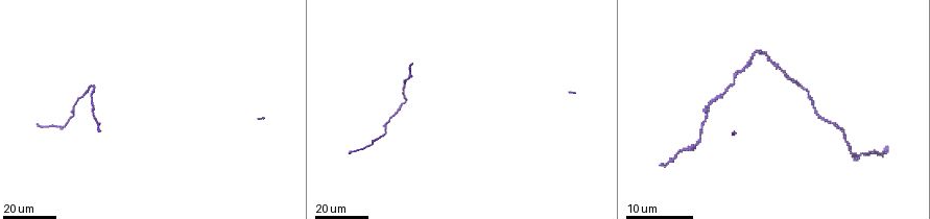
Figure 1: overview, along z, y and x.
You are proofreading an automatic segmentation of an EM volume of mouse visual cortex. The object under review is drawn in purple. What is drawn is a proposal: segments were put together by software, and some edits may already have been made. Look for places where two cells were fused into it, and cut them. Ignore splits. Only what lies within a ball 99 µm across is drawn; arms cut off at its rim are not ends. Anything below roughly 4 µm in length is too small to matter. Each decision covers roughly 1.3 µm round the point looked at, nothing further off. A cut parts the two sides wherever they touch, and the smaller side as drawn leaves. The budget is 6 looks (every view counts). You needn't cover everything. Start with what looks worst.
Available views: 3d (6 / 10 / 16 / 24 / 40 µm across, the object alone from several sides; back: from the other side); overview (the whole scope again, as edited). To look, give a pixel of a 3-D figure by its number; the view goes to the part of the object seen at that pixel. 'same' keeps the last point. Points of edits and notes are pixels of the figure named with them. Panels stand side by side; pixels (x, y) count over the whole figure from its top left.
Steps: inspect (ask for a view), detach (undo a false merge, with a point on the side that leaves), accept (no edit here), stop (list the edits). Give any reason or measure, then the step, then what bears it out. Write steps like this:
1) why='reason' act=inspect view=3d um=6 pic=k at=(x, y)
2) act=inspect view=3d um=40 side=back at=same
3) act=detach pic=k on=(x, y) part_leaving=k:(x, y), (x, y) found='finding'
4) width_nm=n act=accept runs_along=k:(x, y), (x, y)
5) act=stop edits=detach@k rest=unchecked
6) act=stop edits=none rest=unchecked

why='a fork' act=inspect view=3d um=24 pic=1 at=(412, 76)

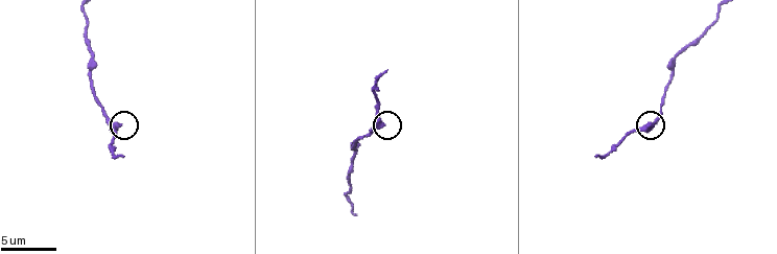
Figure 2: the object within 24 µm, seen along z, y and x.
act=inspect view=3d um=10 pic=2 at=(649, 125)

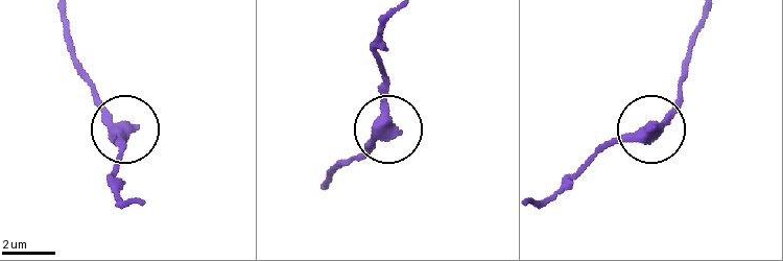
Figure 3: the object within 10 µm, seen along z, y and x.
act=accept runs_along=3:(655, 122), (661, 122), (686, 77) found='continuous, no second cell'

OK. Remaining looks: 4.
why='thick turns thin' act=inspect view=3d um=16 pic=2 at=(349, 197)

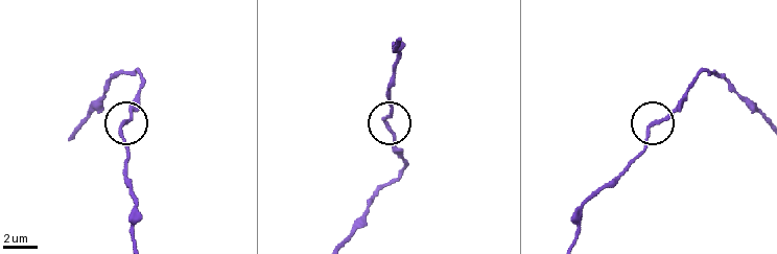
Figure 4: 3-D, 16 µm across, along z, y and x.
why='other side' act=inspect view=3d um=16 side=back pic=4 at=(652, 123)

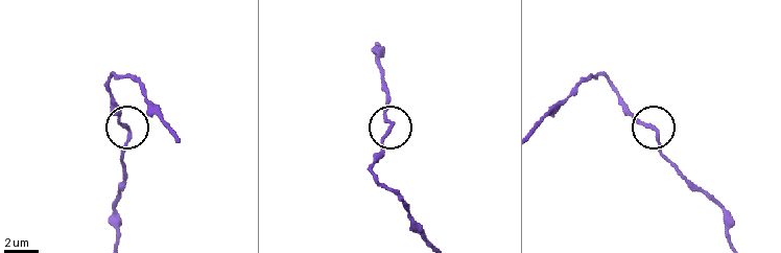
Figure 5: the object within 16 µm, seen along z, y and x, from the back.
act=accept runs_along=5:(117, 240), (117, 189), (125, 127), (111, 94) found='continuous, no second cell'

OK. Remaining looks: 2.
why='calibre changes' act=inspect view=3d um=24 pic=1 at=(852, 151)

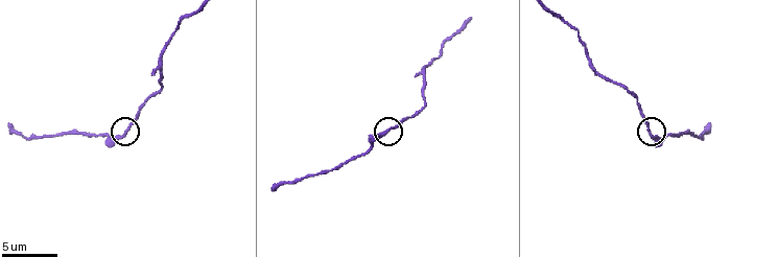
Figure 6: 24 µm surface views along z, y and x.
act=inspect view=3d um=6 pic=6 at=(388, 130)

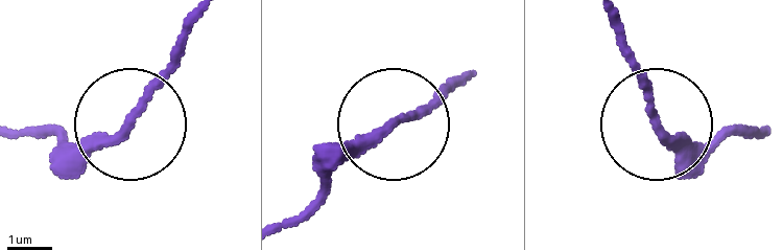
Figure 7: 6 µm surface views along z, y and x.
width_nm=190 act=accept found='continuous, no second cell'

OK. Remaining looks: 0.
act=stop edits=none rest=unchecked

